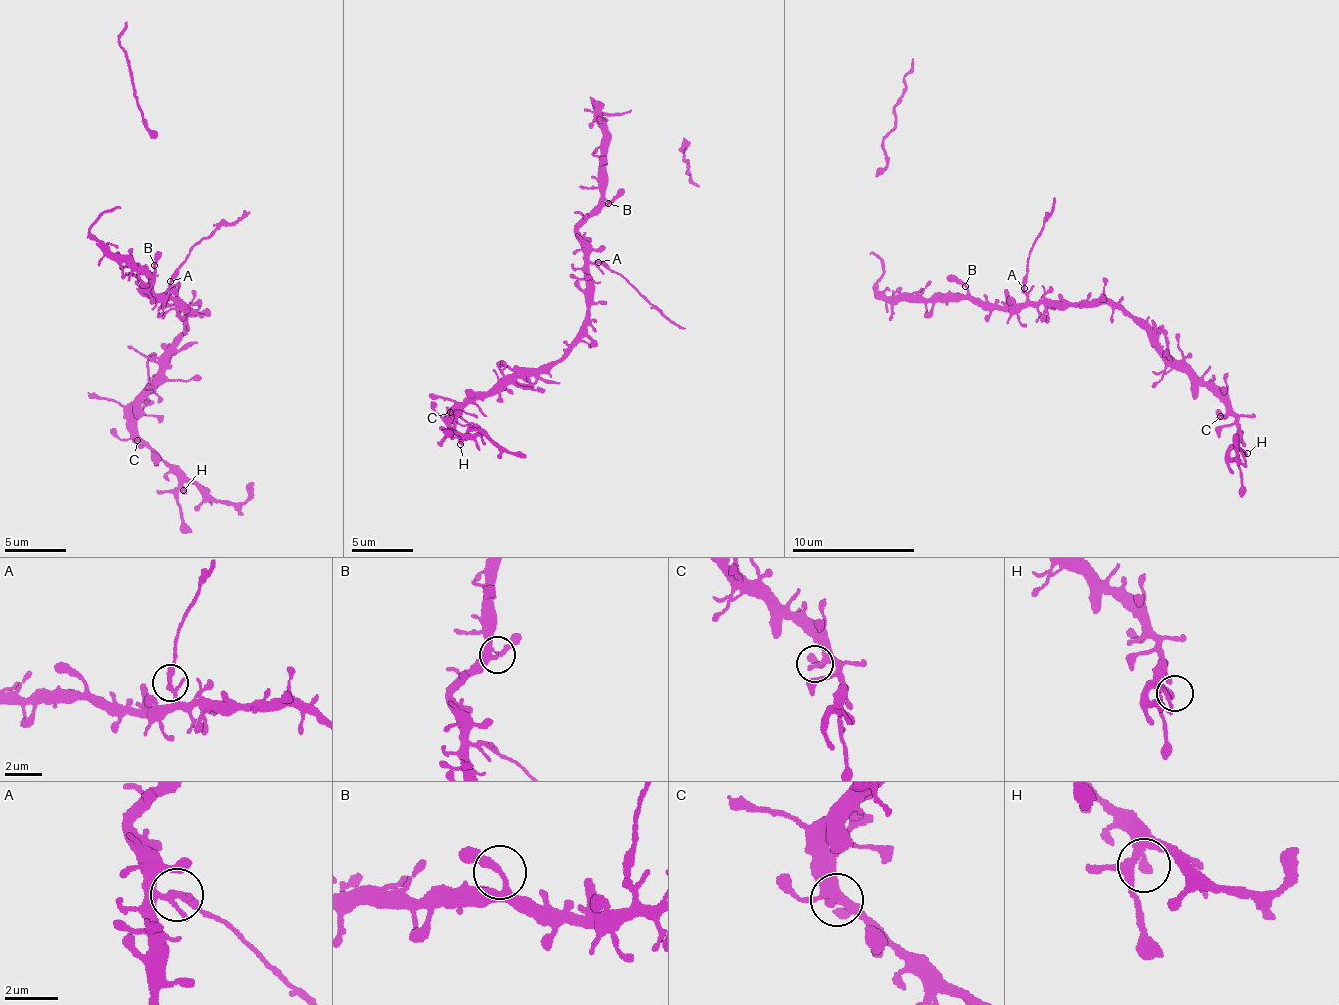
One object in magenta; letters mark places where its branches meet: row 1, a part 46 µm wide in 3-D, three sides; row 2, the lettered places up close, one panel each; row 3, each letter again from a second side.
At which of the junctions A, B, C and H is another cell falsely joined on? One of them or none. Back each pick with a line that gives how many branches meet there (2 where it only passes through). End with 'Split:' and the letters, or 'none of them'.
A: branches 3
Split: A

